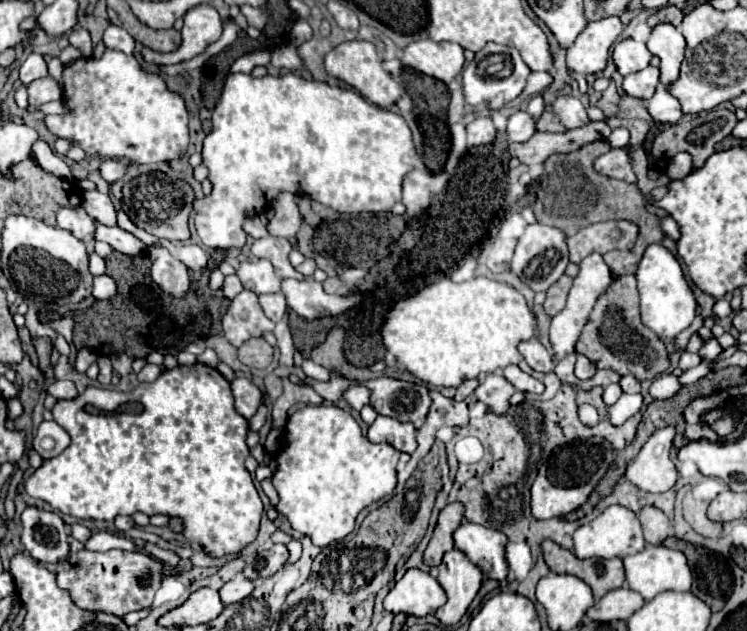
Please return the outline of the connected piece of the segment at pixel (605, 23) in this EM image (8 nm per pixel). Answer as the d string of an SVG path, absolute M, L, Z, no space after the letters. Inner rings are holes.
M606 16L596 22L588 22L568 50L568 66L578 74L596 74L606 68L608 52L614 40L624 30L618 16Z

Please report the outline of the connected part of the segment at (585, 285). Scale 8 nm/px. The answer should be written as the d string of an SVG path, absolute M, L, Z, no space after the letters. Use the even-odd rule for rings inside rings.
M590 254L582 260L580 272L574 278L574 284L572 284L570 294L568 294L568 302L566 302L564 310L552 318L552 324L550 324L550 330L552 330L550 332L550 344L552 344L552 360L554 362L560 362L566 354L574 352L574 338L580 336L582 326L586 324L586 318L596 304L596 298L610 286L610 282L612 282L612 272L608 270L608 266L600 254ZM570 332L574 334L574 338L570 338Z

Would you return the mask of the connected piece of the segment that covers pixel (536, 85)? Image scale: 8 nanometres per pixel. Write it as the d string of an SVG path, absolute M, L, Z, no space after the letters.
M532 72L528 78L528 84L526 84L526 90L508 106L518 106L522 100L528 100L528 96L534 96L534 94L540 94L542 90L546 90L550 84L552 84L552 76L548 72Z

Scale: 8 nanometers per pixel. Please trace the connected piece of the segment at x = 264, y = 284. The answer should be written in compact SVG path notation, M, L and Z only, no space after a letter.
M268 260L242 262L236 274L246 290L252 290L256 294L280 292L280 278L274 274L274 268Z

